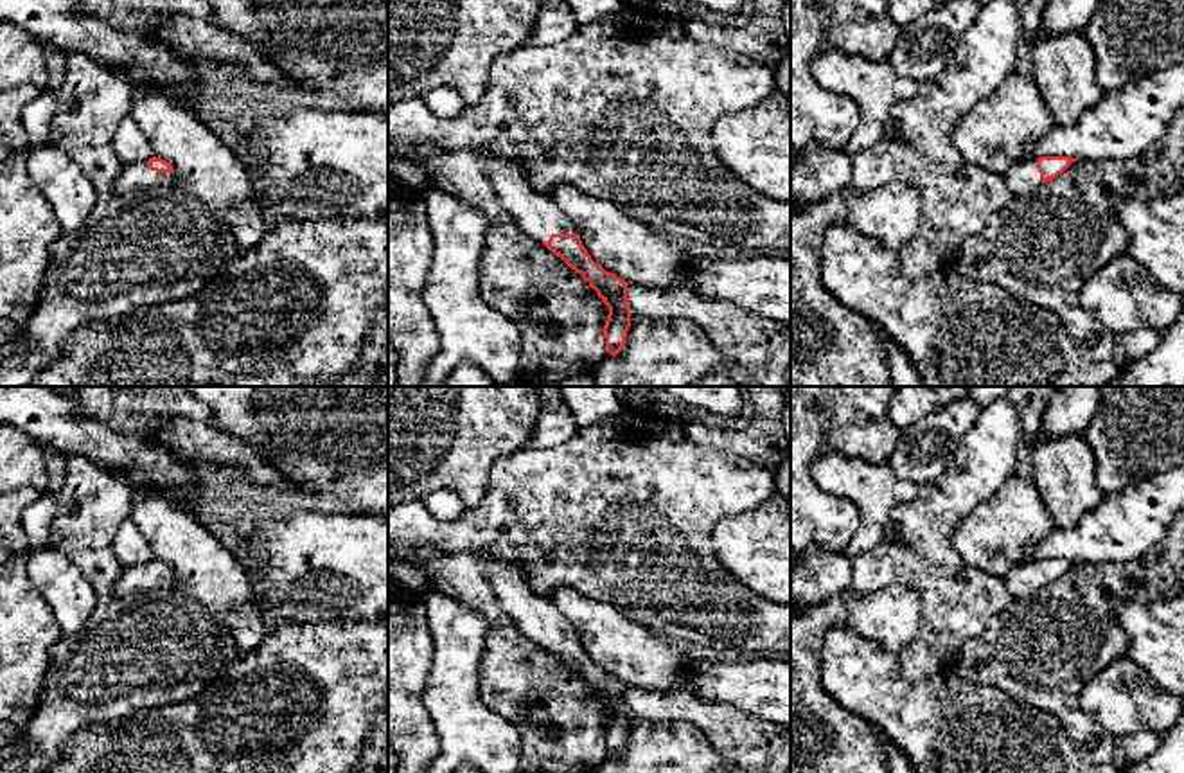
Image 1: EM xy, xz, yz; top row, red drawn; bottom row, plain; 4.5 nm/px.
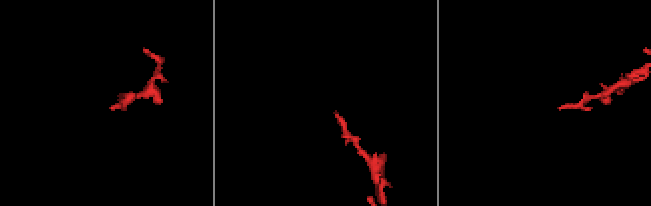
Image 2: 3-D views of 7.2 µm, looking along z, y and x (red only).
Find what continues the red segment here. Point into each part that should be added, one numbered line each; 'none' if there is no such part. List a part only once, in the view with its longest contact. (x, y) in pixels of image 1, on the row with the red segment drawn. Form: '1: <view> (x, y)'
1: xz (532, 211)

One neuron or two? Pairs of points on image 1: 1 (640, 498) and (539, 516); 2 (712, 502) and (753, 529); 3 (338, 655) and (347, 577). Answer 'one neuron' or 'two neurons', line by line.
1: one neuron
2: two neurons
3: two neurons

